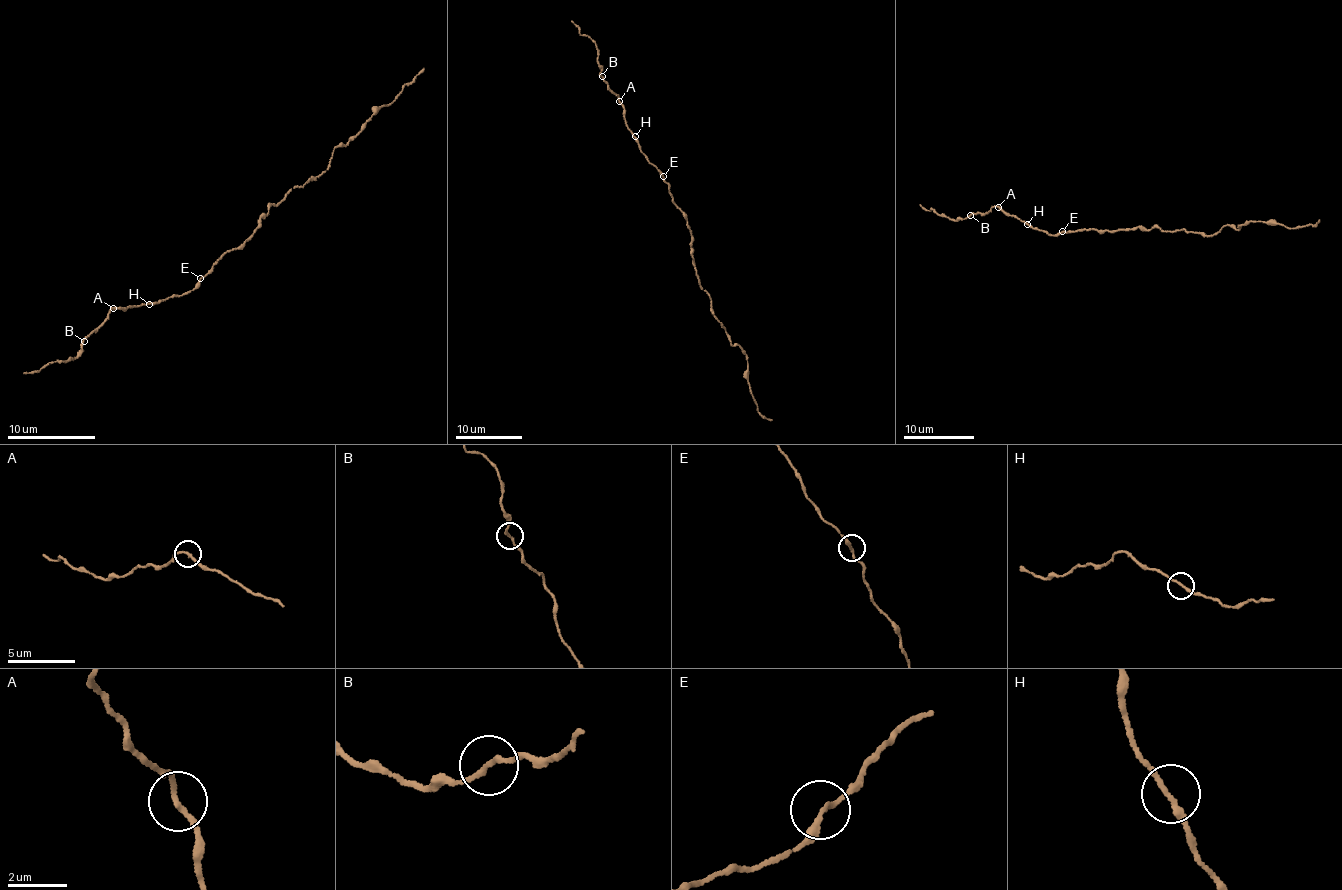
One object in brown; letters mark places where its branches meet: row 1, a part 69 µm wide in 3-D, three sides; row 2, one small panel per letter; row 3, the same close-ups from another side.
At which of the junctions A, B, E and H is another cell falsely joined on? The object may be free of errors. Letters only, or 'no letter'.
no letter

